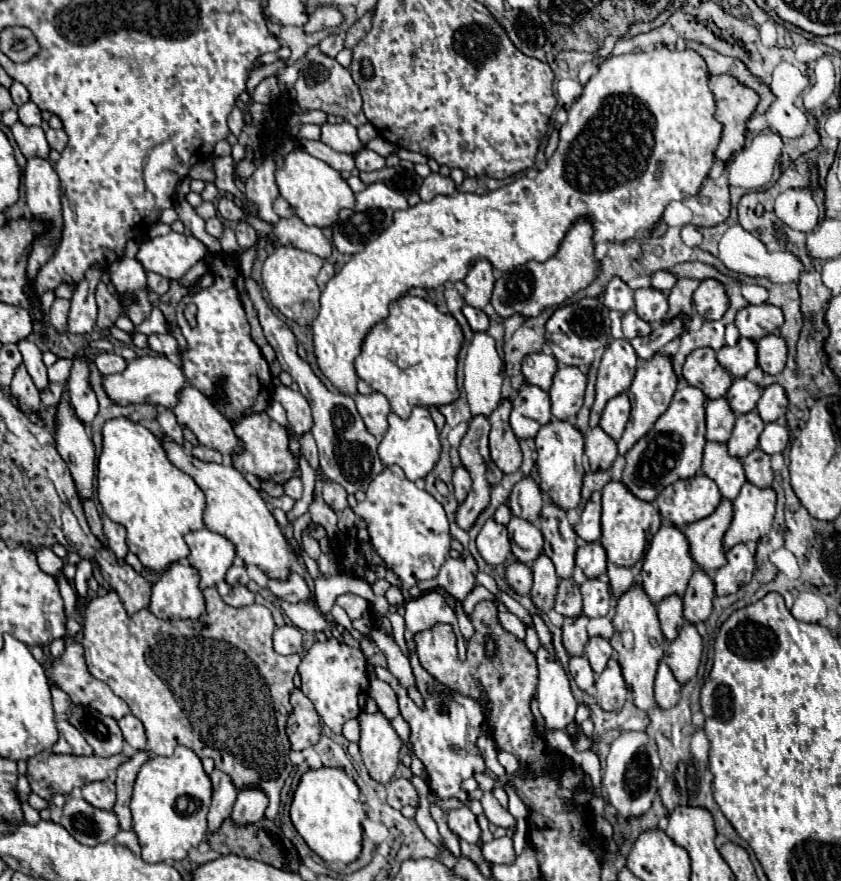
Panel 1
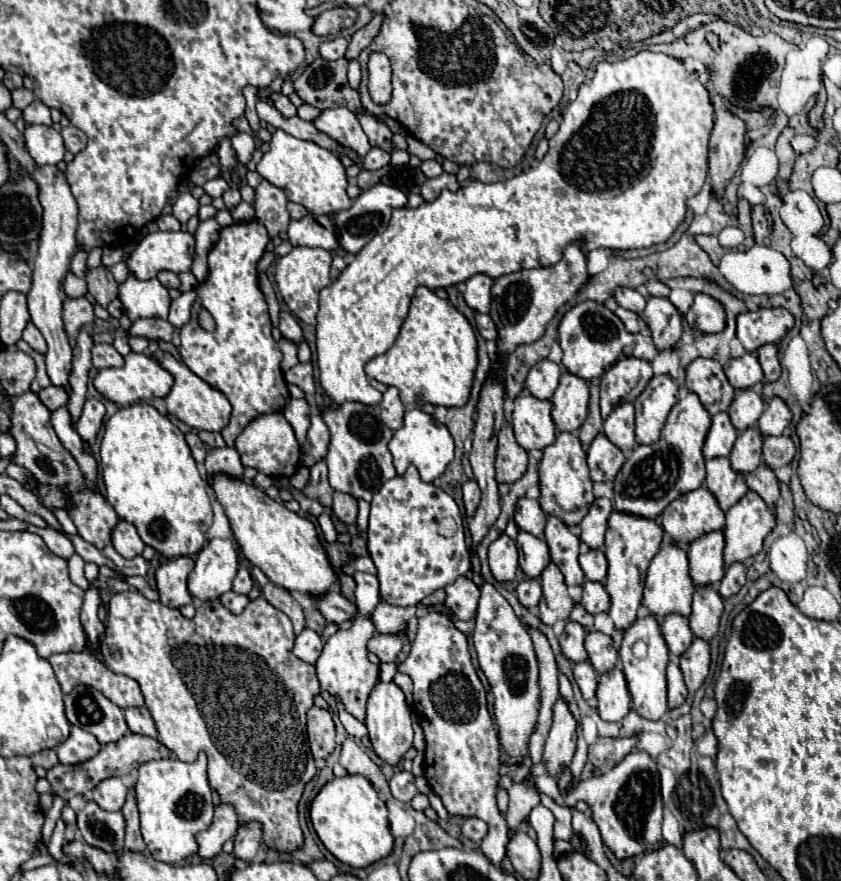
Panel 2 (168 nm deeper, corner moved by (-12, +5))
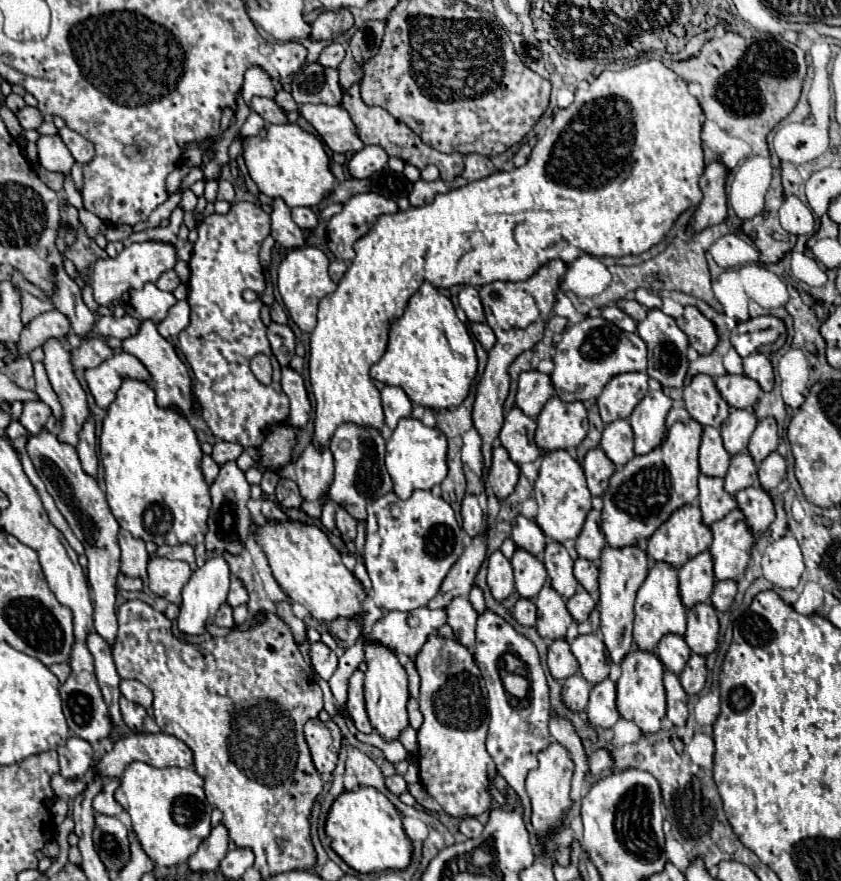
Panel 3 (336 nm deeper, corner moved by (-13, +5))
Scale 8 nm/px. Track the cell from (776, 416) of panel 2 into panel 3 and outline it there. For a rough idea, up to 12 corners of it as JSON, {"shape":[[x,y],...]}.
{"shape":[[759,420],[749,454],[759,464],[779,444],[777,420]]}

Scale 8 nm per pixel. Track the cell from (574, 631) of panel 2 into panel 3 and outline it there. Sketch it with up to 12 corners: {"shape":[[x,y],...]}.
{"shape":[[565,638],[553,640],[547,664],[557,680],[577,672]]}

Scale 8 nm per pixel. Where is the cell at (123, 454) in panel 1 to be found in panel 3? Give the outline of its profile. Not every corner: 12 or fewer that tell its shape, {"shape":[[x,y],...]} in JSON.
{"shape":[[125,380],[103,420],[121,528],[197,546],[209,484],[185,416]]}

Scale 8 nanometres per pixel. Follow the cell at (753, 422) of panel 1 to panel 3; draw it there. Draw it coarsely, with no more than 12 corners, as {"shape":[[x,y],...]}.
{"shape":[[749,452],[731,456],[725,490],[735,494],[757,480]]}

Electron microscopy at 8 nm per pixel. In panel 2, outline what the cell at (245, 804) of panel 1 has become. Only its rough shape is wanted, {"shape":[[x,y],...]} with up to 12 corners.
{"shape":[[240,826],[232,856],[252,862],[260,848],[260,826]]}

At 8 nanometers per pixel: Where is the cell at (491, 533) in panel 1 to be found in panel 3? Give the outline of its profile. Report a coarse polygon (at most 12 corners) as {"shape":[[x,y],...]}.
{"shape":[[495,550],[489,556],[487,584],[495,600],[513,592],[511,562]]}

